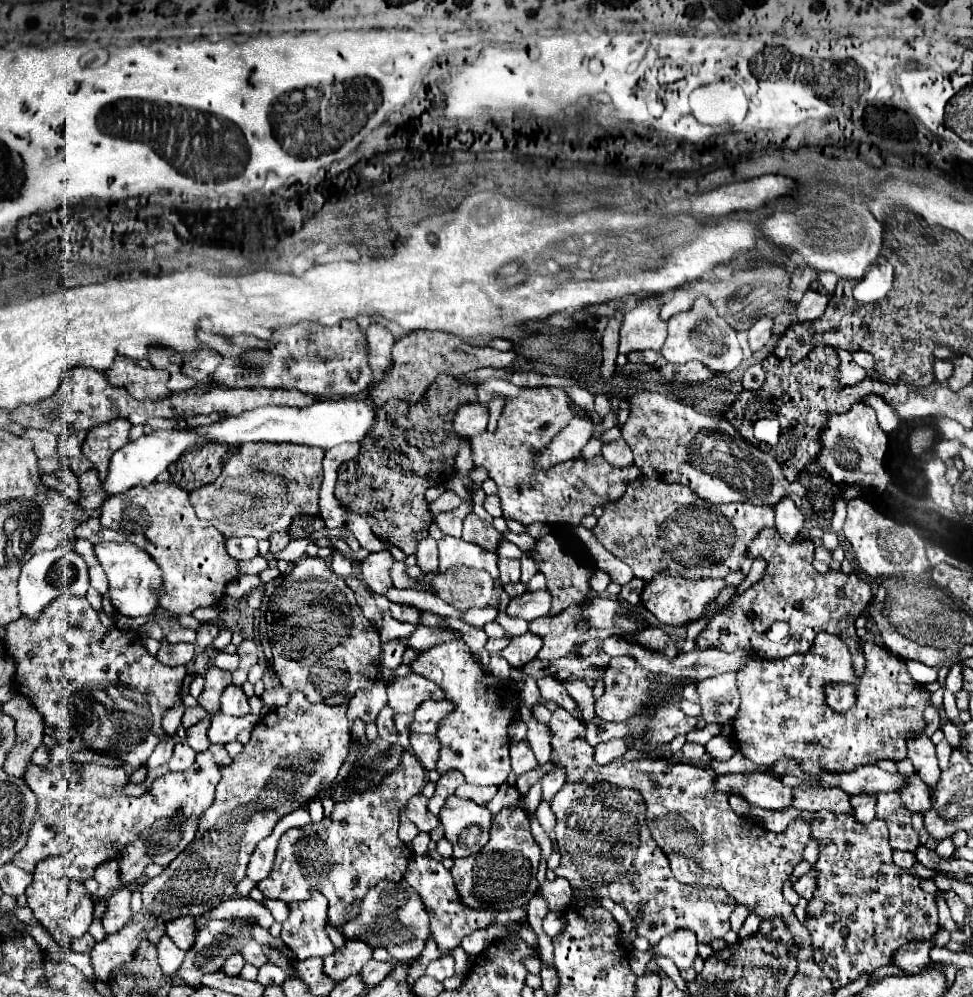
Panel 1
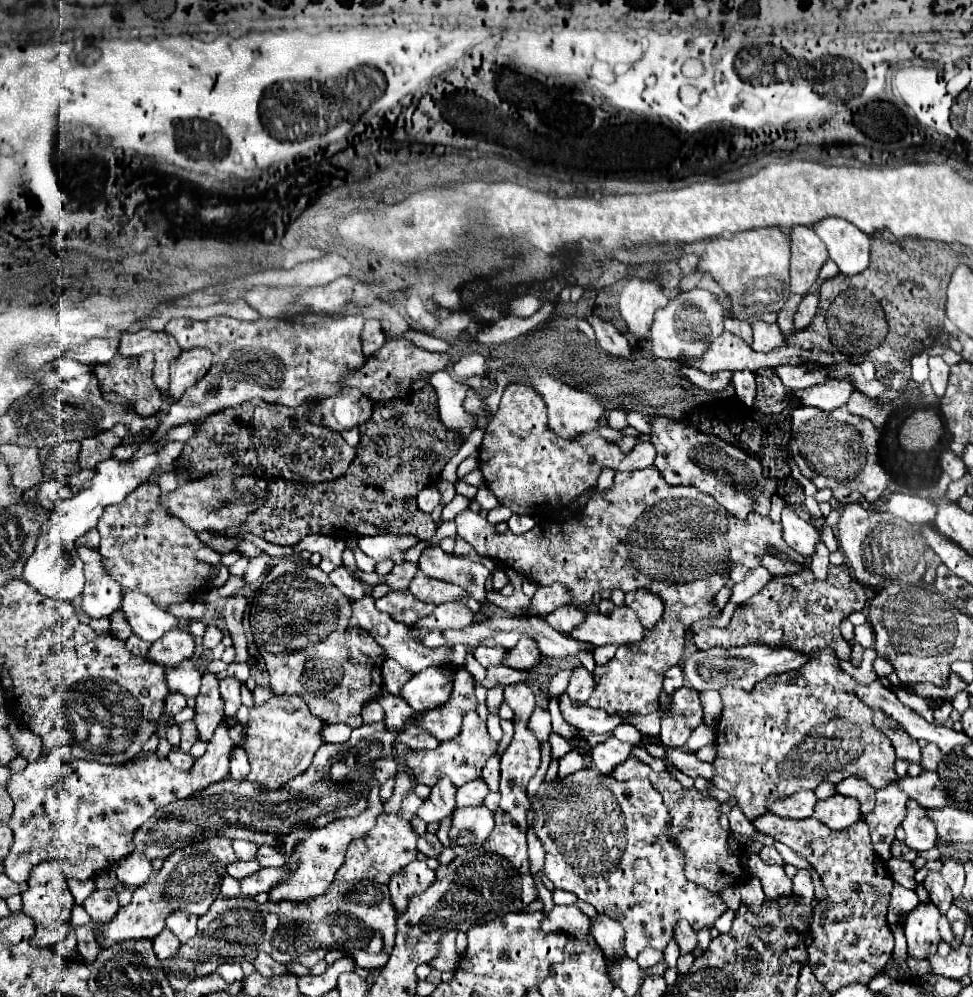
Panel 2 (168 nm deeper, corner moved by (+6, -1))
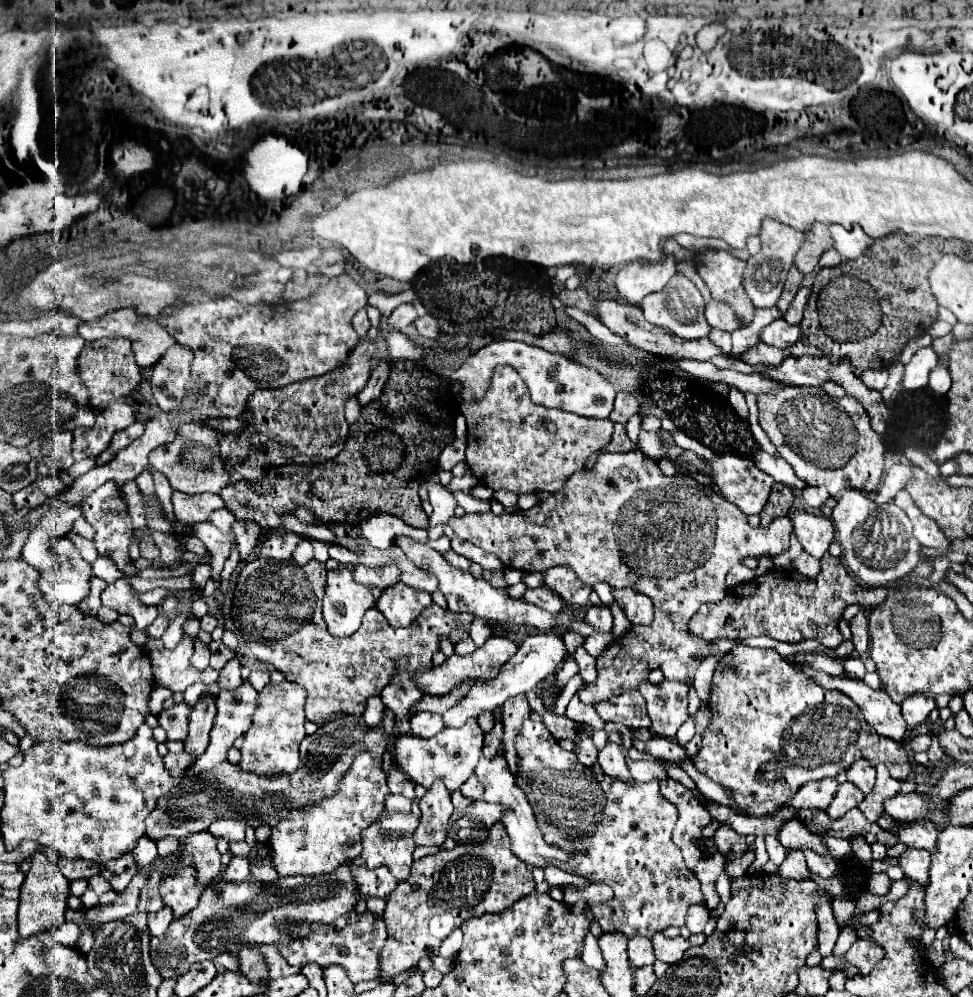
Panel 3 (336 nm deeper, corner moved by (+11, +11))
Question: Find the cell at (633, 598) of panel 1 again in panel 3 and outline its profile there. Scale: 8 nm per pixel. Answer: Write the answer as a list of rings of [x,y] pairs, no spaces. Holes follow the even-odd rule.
[[[590,606],[590,608],[586,610],[584,620],[586,620],[586,624],[590,624],[596,632],[610,632],[610,628],[612,628],[612,616],[610,616],[608,606]]]

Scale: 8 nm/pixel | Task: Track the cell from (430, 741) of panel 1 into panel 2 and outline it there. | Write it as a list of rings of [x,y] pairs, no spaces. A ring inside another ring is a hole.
[[[413,726],[407,728],[407,730],[401,730],[401,732],[397,734],[397,740],[399,740],[401,744],[413,748],[413,750],[431,750],[431,748],[437,748],[437,744],[439,744],[437,738],[429,736],[427,732],[421,732],[421,730],[413,728]]]

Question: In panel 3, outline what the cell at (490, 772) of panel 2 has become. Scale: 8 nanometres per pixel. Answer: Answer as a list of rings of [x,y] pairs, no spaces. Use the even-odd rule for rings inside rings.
[[[496,718],[494,722],[494,728],[484,736],[484,748],[482,748],[482,754],[486,758],[494,758],[500,754],[502,750],[502,734],[504,734],[504,724],[500,718]]]

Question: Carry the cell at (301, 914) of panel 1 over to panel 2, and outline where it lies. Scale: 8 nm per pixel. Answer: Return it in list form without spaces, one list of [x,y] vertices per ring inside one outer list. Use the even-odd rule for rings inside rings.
[[[373,780],[371,782],[371,792],[369,792],[369,806],[367,806],[367,810],[363,814],[359,814],[355,818],[339,818],[333,824],[317,828],[303,842],[299,842],[295,846],[295,850],[293,850],[293,854],[289,858],[289,866],[293,870],[293,878],[289,882],[283,882],[283,884],[275,886],[273,892],[269,894],[269,900],[275,902],[275,904],[283,902],[283,900],[305,902],[309,898],[317,898],[317,896],[325,894],[329,884],[335,878],[335,872],[343,864],[343,858],[345,858],[349,842],[353,838],[357,838],[357,836],[365,836],[375,826],[375,818],[381,812],[381,806],[383,806],[383,802],[379,798],[379,784],[377,784],[377,780]]]

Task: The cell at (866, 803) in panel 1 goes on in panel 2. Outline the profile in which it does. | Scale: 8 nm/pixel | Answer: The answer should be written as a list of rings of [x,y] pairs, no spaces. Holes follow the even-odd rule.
[[[845,778],[835,788],[843,796],[857,798],[859,800],[859,806],[861,806],[859,810],[861,810],[863,816],[873,810],[873,806],[875,806],[875,788],[869,782],[857,780],[857,778]]]

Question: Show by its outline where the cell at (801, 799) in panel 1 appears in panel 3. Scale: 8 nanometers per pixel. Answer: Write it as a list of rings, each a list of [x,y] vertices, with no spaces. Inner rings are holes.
[[[844,782],[844,784],[840,784],[836,798],[832,800],[832,804],[828,808],[828,816],[832,820],[838,820],[850,808],[856,808],[860,804],[860,800],[864,800],[864,794],[852,782]]]

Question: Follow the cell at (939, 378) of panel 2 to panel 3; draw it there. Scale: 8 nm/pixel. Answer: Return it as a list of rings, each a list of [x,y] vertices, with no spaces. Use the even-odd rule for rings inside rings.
[[[932,348],[918,350],[912,356],[912,360],[906,364],[902,388],[910,392],[910,390],[918,390],[918,388],[928,386],[928,374],[936,364],[938,364],[938,358],[936,358],[936,352]]]

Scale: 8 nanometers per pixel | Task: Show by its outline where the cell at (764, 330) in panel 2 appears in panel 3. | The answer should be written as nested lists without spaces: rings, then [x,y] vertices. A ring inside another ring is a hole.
[[[774,320],[772,324],[768,324],[762,334],[760,334],[760,340],[774,346],[774,348],[788,348],[792,344],[796,344],[800,340],[800,326],[790,326],[786,324],[784,320]]]

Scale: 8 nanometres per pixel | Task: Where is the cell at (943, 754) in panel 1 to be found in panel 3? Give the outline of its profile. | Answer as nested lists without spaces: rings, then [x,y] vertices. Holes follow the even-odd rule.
[[[920,734],[920,736],[912,736],[912,738],[908,740],[908,744],[910,744],[910,750],[912,750],[912,752],[926,752],[926,750],[930,748],[930,744],[932,744],[932,738]]]

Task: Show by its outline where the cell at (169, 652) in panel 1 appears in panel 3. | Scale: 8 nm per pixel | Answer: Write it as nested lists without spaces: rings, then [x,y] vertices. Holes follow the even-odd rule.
[[[160,614],[160,616],[152,622],[152,626],[148,628],[148,632],[150,632],[152,636],[156,636],[156,638],[162,638],[162,634],[166,632],[166,628],[168,628],[168,618]]]

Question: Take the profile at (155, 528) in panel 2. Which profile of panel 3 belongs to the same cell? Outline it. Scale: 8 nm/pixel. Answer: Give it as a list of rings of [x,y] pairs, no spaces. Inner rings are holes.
[[[106,482],[104,486],[100,486],[98,490],[94,490],[82,504],[84,504],[84,518],[86,522],[94,528],[96,536],[94,536],[94,544],[100,556],[108,556],[114,560],[114,564],[118,566],[118,570],[126,576],[134,576],[136,568],[132,566],[130,558],[128,558],[128,546],[130,546],[130,516],[126,512],[126,504],[120,500],[118,496],[118,486],[112,482]]]

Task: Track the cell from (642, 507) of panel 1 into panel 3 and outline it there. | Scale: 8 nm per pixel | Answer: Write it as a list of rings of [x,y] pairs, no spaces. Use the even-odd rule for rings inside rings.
[[[630,450],[620,454],[602,452],[590,470],[582,470],[568,478],[562,492],[550,494],[530,510],[518,510],[514,514],[464,514],[452,516],[448,522],[454,534],[462,540],[480,546],[482,550],[500,558],[508,568],[520,572],[546,572],[556,564],[574,568],[574,572],[586,582],[606,582],[612,588],[632,588],[652,598],[654,622],[650,626],[632,626],[624,636],[616,638],[598,656],[598,678],[594,684],[586,684],[580,690],[584,704],[596,704],[610,696],[620,696],[626,690],[634,690],[640,682],[648,680],[648,674],[660,668],[666,660],[680,660],[690,664],[698,656],[698,640],[688,632],[688,620],[706,602],[720,602],[726,588],[726,574],[734,564],[754,556],[778,556],[790,546],[790,518],[782,516],[772,520],[770,528],[750,528],[746,516],[738,506],[716,496],[706,486],[700,486],[686,474],[666,476],[656,462],[648,460],[642,452]]]

